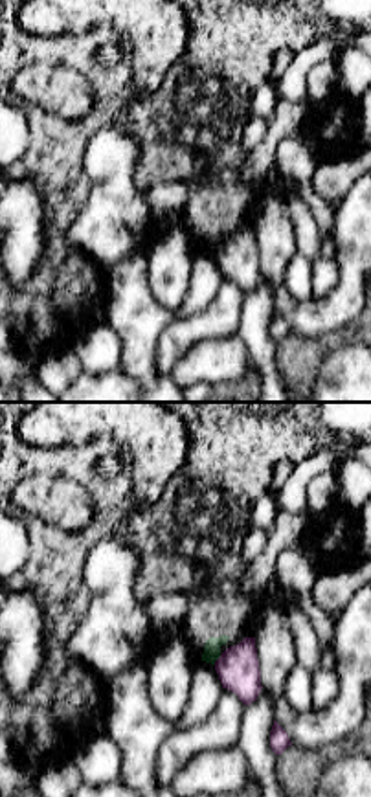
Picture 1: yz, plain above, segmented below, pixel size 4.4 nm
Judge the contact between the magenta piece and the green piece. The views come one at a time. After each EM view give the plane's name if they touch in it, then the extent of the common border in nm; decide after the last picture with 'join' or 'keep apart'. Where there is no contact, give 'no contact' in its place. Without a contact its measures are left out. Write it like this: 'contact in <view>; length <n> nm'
contact in yz; length 70 nm

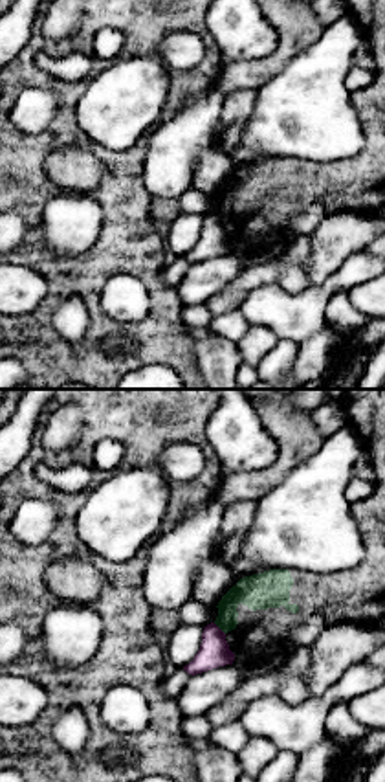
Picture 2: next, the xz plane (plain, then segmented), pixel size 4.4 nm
contact in xz; length 80 nm

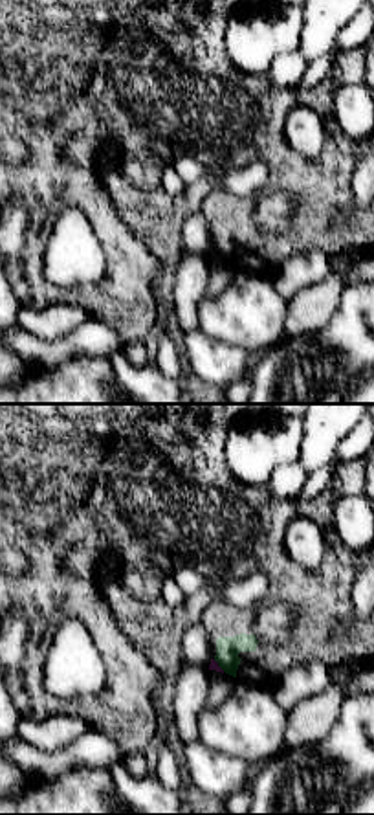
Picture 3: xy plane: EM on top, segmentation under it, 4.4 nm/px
contact in xy; length 80 nm

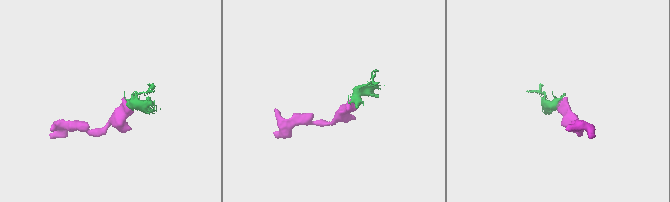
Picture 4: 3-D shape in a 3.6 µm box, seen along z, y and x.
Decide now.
keep apart

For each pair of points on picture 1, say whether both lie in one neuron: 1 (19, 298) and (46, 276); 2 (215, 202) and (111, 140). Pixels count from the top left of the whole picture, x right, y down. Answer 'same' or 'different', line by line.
1: same
2: different

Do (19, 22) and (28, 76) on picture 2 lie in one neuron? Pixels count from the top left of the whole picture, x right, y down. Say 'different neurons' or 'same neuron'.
different neurons

